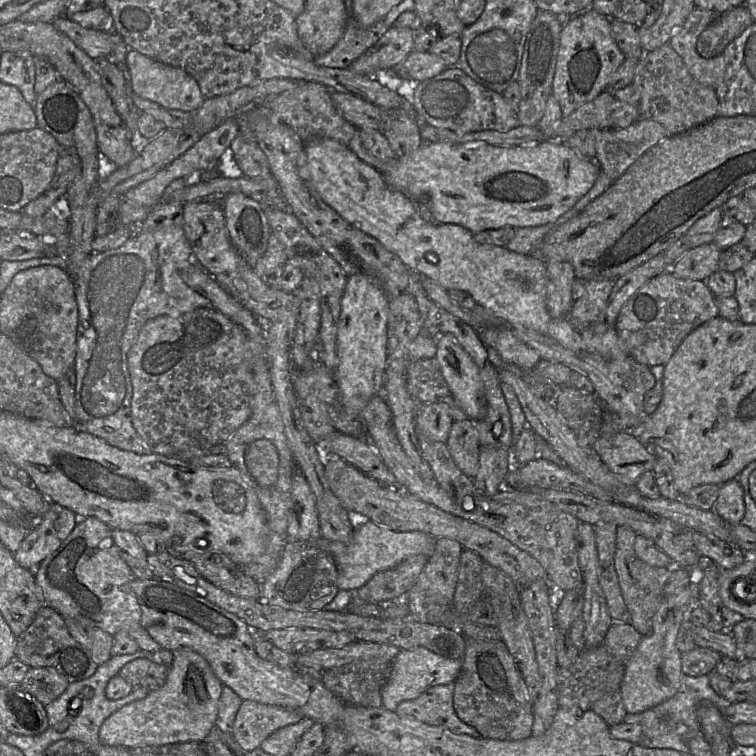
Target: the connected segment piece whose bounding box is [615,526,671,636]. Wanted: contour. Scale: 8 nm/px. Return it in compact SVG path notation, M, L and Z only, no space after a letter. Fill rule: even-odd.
M626 526L618 527L615 567L633 626L642 636L647 636L652 633L654 616L664 599L663 589L671 569L653 567L642 561L635 552L636 537L637 534L632 529Z

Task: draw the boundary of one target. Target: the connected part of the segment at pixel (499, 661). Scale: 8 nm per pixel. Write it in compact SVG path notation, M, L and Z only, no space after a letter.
M467 638L462 670L456 679L454 708L459 718L476 728L483 738L522 740L532 735L533 704L520 668L504 641Z

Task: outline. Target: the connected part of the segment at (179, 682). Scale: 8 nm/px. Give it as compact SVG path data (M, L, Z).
M180 648L173 653L174 660L168 677L160 689L123 706L103 722L99 731L102 744L134 748L204 742L216 723L218 702L224 685L206 659L197 652Z

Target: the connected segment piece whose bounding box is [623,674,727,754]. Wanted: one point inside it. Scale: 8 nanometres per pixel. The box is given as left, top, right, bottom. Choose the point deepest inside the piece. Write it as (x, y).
(664, 726)

